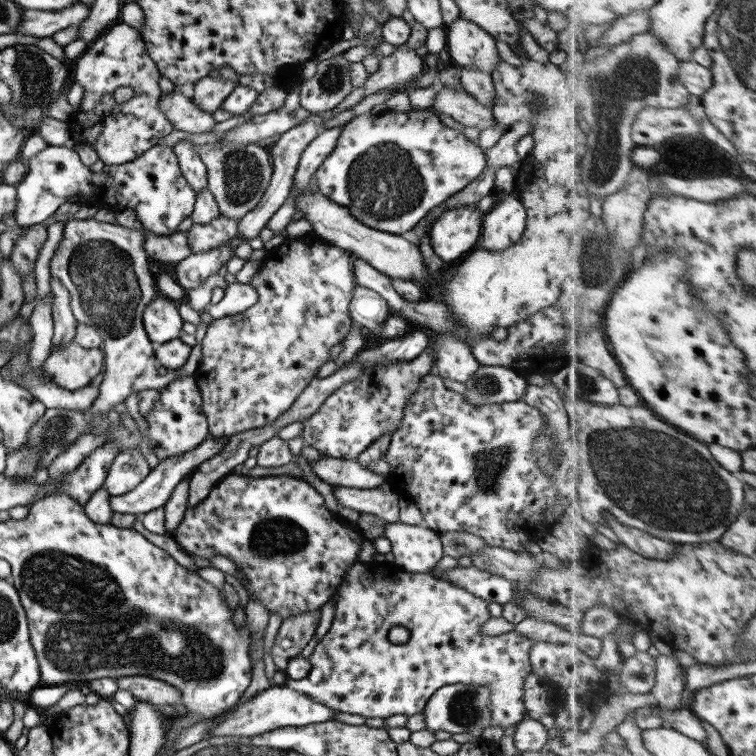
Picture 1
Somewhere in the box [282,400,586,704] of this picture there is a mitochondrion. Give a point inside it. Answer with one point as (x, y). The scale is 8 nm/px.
(490, 468)

